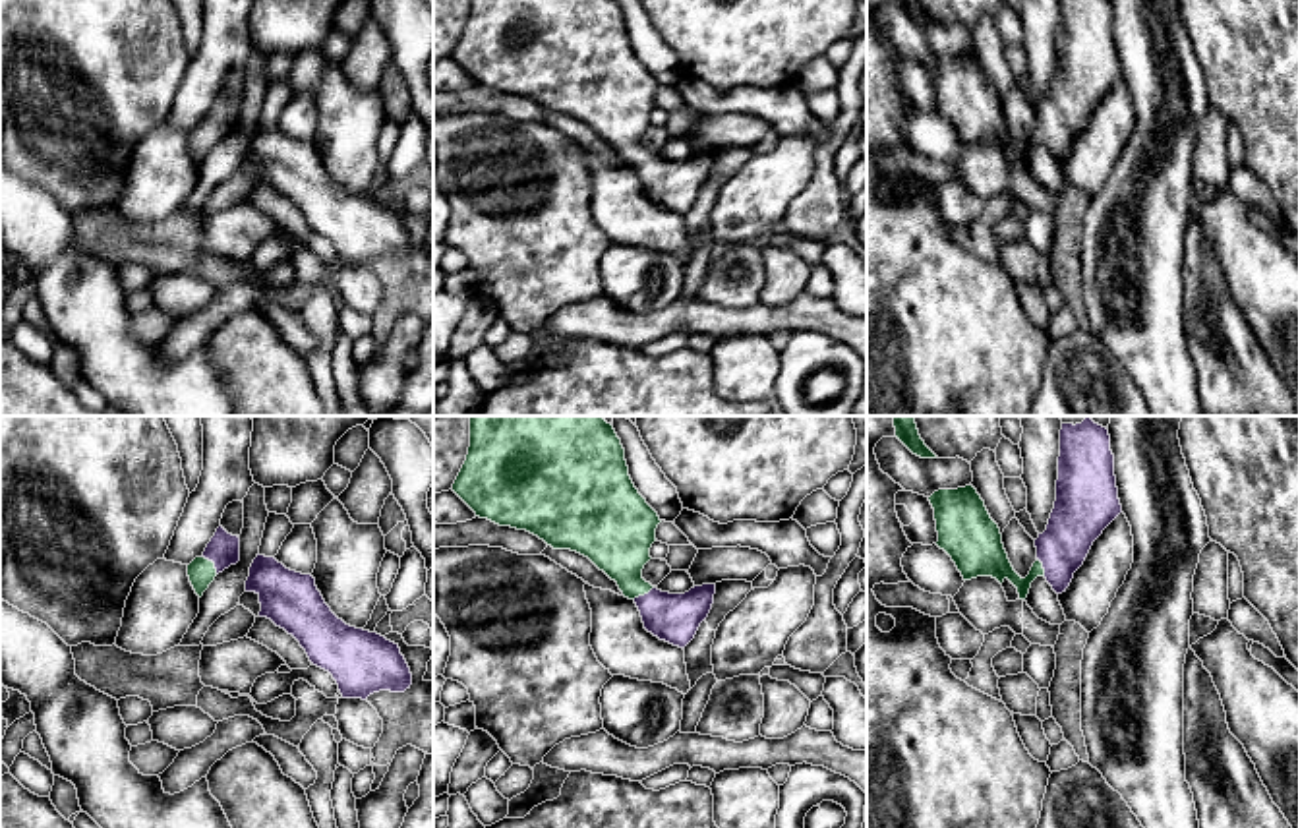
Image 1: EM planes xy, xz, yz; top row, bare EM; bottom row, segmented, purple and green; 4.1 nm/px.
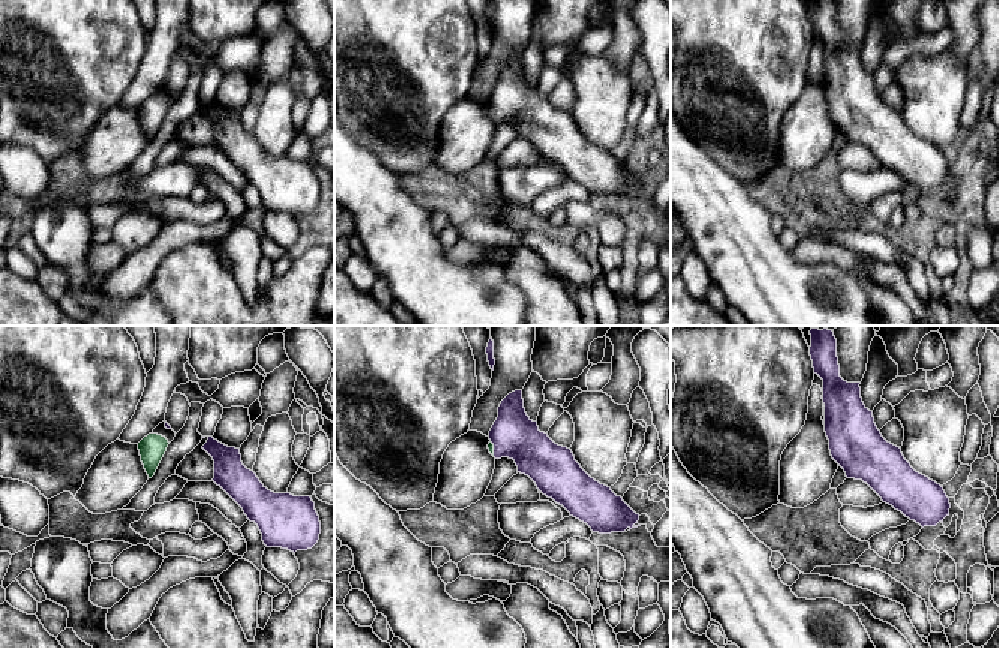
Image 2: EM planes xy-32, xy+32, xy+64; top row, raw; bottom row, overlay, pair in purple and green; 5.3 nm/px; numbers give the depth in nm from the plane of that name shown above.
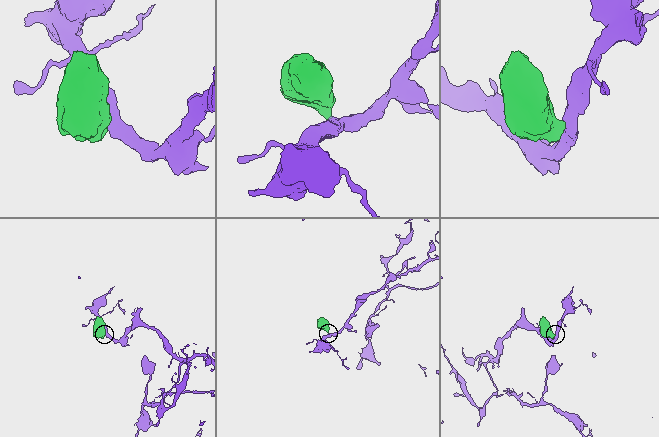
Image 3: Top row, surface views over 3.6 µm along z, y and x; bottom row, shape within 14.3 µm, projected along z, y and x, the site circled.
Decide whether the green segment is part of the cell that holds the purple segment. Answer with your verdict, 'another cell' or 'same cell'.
same cell

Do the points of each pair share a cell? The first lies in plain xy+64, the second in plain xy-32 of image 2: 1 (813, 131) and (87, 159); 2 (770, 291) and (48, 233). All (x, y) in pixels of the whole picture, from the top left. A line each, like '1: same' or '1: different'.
1: same
2: same

